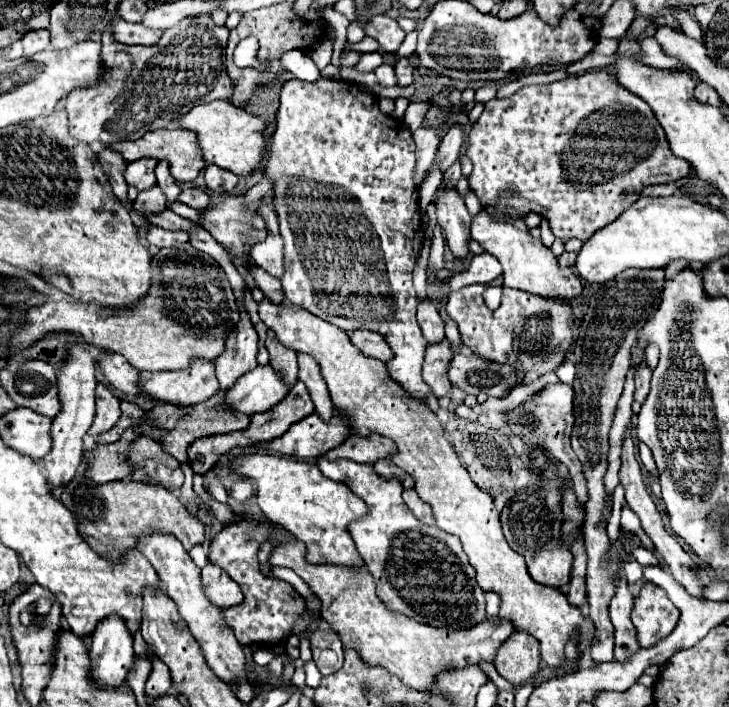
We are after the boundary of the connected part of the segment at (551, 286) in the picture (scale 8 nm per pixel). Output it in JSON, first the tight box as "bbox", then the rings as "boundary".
{"bbox":[472,210,584,300],"boundary":[[[480,210],[478,216],[472,218],[472,240],[484,246],[486,252],[498,258],[504,268],[504,286],[516,288],[522,292],[530,292],[542,298],[556,298],[556,300],[576,300],[584,286],[582,280],[570,268],[560,268],[556,256],[546,248],[538,238],[534,238],[524,220],[494,220],[488,216],[486,210]]]}

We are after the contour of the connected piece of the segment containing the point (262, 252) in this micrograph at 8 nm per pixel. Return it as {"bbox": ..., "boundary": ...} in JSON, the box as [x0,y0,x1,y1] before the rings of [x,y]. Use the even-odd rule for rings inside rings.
{"bbox":[250,206,284,278],"boundary":[[[262,206],[260,214],[264,214],[264,220],[268,224],[266,226],[268,236],[264,242],[252,246],[250,258],[254,264],[264,268],[270,276],[282,278],[282,274],[284,274],[284,242],[278,232],[278,218],[274,212],[268,210],[268,206]]]}

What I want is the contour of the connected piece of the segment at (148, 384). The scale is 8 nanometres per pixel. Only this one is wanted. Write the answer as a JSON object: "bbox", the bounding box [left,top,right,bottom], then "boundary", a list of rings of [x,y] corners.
{"bbox":[140,358,220,406],"boundary":[[[194,358],[186,370],[142,372],[140,380],[144,394],[184,406],[202,402],[220,390],[214,362],[206,358]]]}

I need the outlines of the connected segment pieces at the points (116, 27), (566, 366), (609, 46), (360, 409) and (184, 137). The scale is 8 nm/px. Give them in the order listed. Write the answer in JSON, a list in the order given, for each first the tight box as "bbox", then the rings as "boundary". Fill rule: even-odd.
[{"bbox":[112,18,162,46],"boundary":[[[116,18],[116,22],[112,22],[112,36],[116,42],[122,44],[142,44],[142,46],[152,46],[152,42],[156,42],[156,38],[160,38],[162,30],[150,30],[144,28],[142,24],[130,24],[122,18]]]},{"bbox":[556,358,574,384],"boundary":[[[564,358],[564,362],[556,368],[556,376],[564,382],[564,384],[572,384],[574,378],[574,364],[570,358]]]},{"bbox":[590,38,618,56],"boundary":[[[598,38],[594,50],[590,54],[604,54],[604,56],[610,56],[610,54],[616,54],[616,48],[618,48],[618,40],[606,40],[606,38]]]},{"bbox":[258,298,594,666],"boundary":[[[268,298],[260,302],[258,314],[286,348],[306,352],[320,362],[332,402],[352,418],[354,434],[364,438],[370,434],[380,434],[396,442],[398,454],[394,454],[390,460],[412,476],[416,494],[432,506],[436,526],[460,538],[470,566],[476,570],[478,586],[484,592],[496,592],[500,596],[500,618],[512,620],[518,630],[530,632],[540,642],[542,660],[550,666],[560,666],[560,662],[564,662],[564,644],[574,628],[580,628],[582,634],[580,650],[590,648],[594,636],[590,618],[586,618],[580,608],[570,606],[560,590],[540,586],[530,578],[524,558],[508,546],[502,534],[498,518],[500,514],[496,512],[490,494],[476,488],[476,484],[470,480],[468,470],[462,466],[454,448],[446,440],[444,428],[436,414],[426,404],[410,398],[398,382],[392,382],[384,362],[364,358],[364,354],[360,354],[360,350],[348,342],[346,332],[334,324],[312,316],[308,310],[294,308],[288,302],[284,306],[276,306]]]},{"bbox":[112,128,206,182],"boundary":[[[184,128],[154,130],[154,132],[148,132],[144,138],[136,140],[136,142],[118,142],[112,148],[118,150],[128,162],[134,162],[134,160],[140,160],[140,158],[156,158],[156,160],[166,158],[166,160],[170,160],[170,164],[172,164],[170,172],[178,182],[192,182],[200,174],[200,170],[206,166],[206,160],[200,152],[200,146],[198,146],[196,132],[184,130]]]}]

